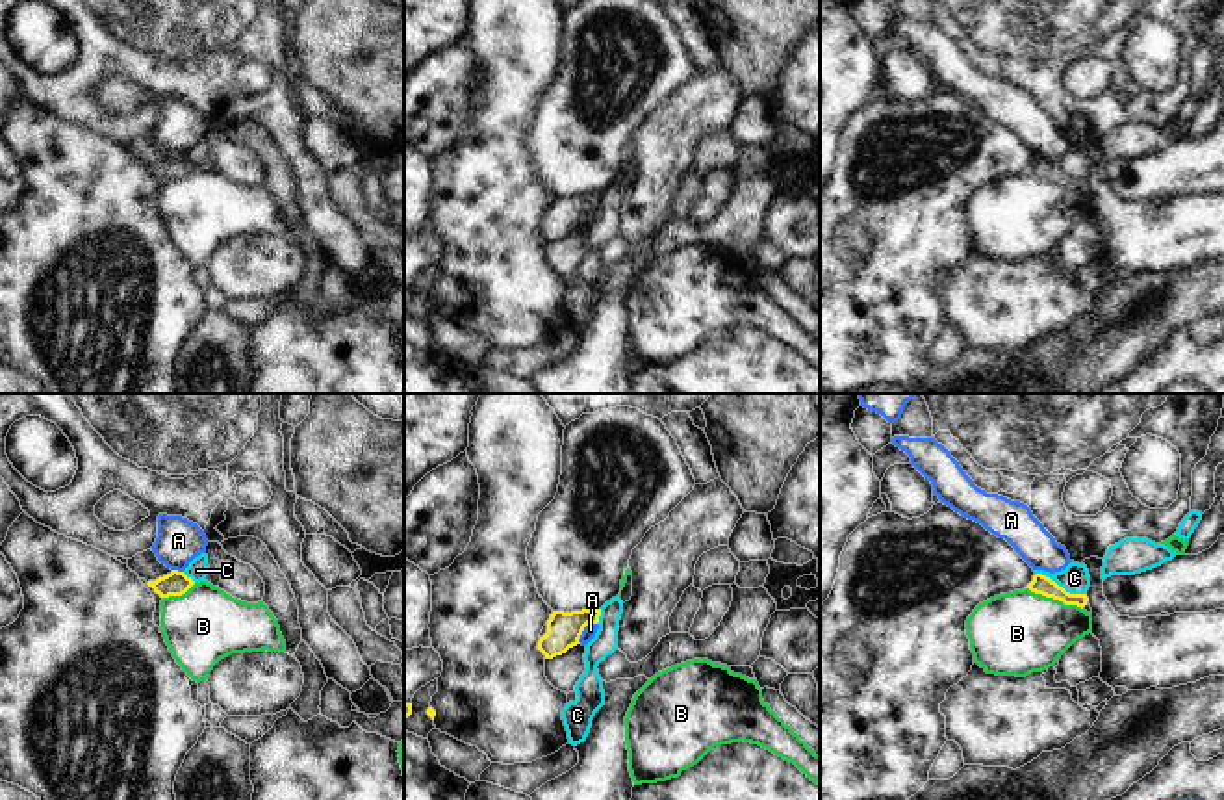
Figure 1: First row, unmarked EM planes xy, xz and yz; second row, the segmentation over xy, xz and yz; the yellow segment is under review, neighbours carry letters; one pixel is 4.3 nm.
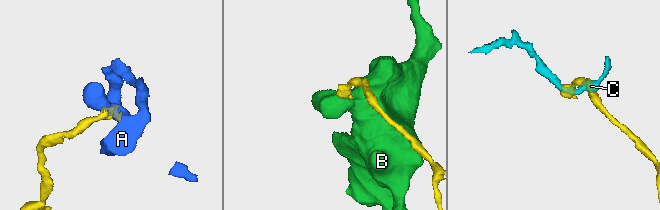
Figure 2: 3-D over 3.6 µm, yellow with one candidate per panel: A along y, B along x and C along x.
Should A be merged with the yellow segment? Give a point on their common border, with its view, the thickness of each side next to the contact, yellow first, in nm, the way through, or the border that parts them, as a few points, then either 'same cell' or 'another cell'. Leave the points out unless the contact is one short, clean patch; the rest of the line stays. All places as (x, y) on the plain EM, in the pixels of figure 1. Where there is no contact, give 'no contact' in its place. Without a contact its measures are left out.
meets yellow in xz at (583, 214); 150 nm thick on the yellow side, 60 nm on the other; border along xz (598, 206), (590, 206), (585, 212), (579, 227); another cell

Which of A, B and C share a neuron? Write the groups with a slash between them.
A / B / C

